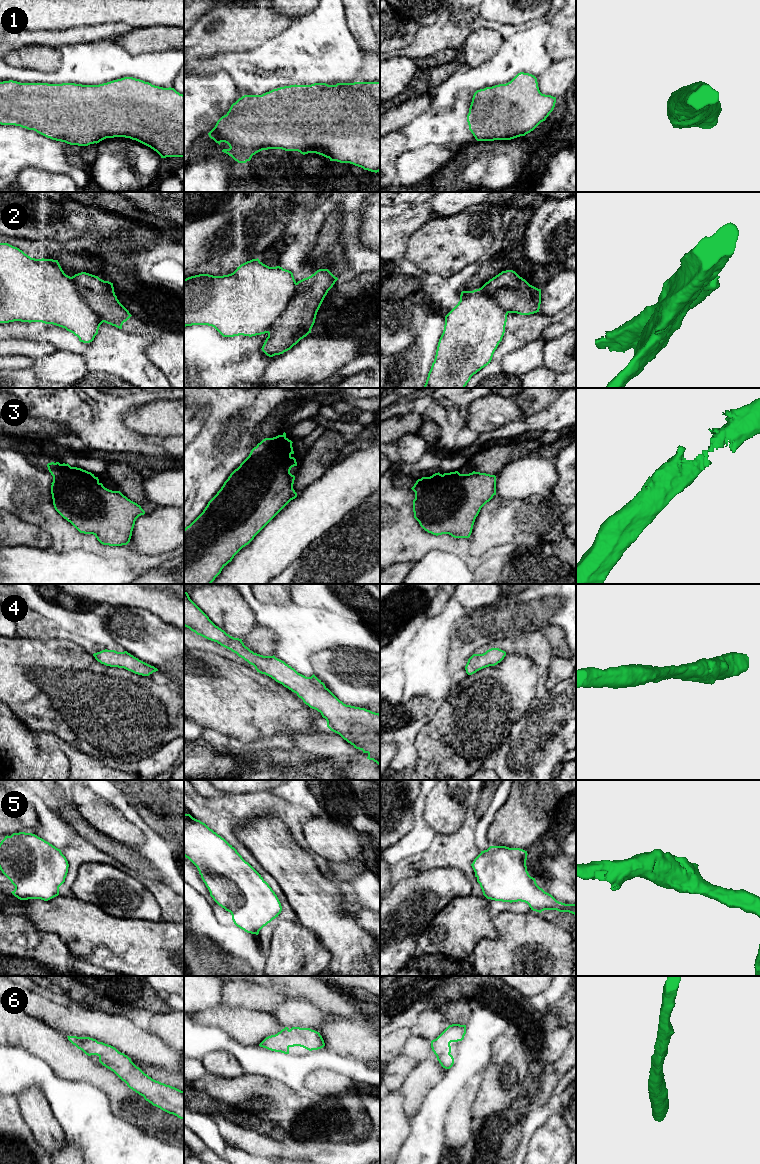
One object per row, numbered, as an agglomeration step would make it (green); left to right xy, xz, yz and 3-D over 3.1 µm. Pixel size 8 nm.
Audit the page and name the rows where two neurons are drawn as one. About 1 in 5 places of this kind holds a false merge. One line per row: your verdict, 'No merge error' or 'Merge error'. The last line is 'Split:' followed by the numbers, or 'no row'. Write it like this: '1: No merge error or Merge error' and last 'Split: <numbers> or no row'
1: No merge error
2: Merge error
3: No merge error
4: No merge error
5: No merge error
6: No merge error
Split: 2

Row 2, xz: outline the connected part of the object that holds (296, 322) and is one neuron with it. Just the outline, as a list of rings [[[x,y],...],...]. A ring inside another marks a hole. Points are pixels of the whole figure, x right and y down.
[[[319,269],[311,276],[297,282],[296,293],[283,314],[273,323],[268,330],[262,351],[269,357],[283,354],[296,345],[301,339],[311,333],[317,312],[328,291],[338,280],[328,269]]]

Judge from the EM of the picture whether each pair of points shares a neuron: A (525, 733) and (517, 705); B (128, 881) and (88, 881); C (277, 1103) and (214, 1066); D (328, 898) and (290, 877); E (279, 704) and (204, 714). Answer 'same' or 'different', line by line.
A: different
B: same
C: different
D: same
E: same

